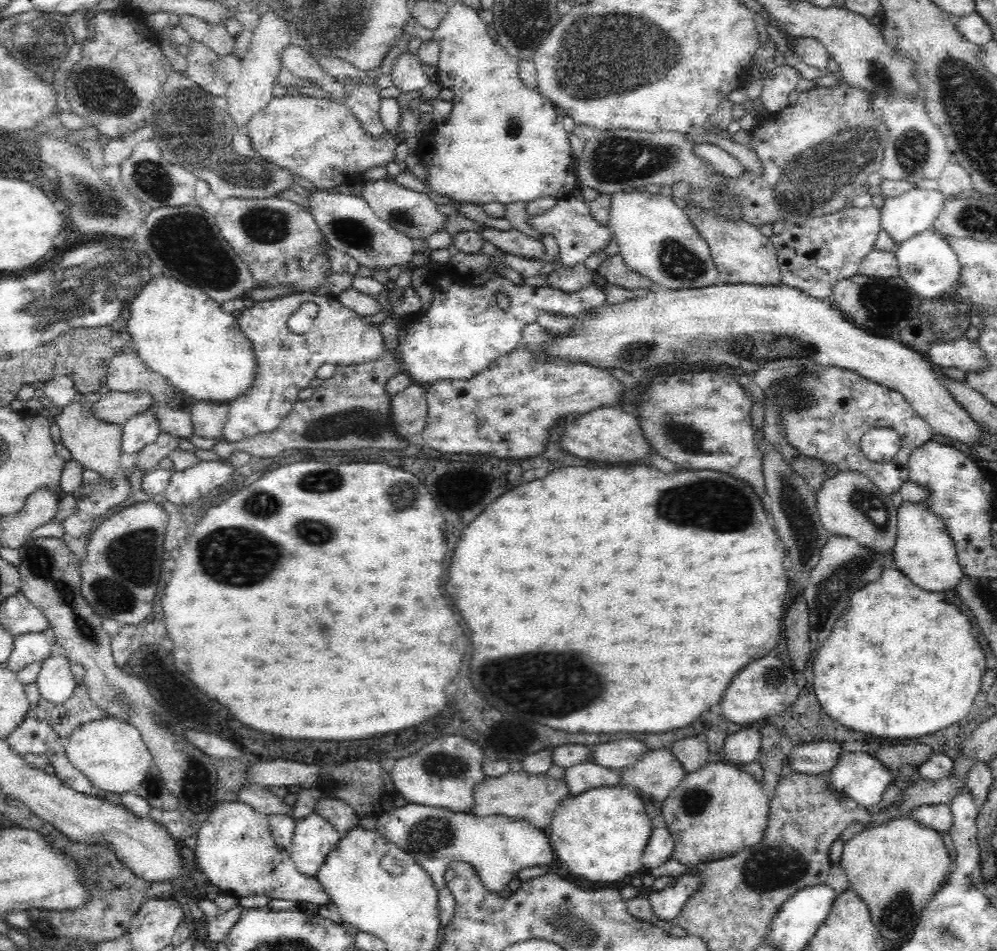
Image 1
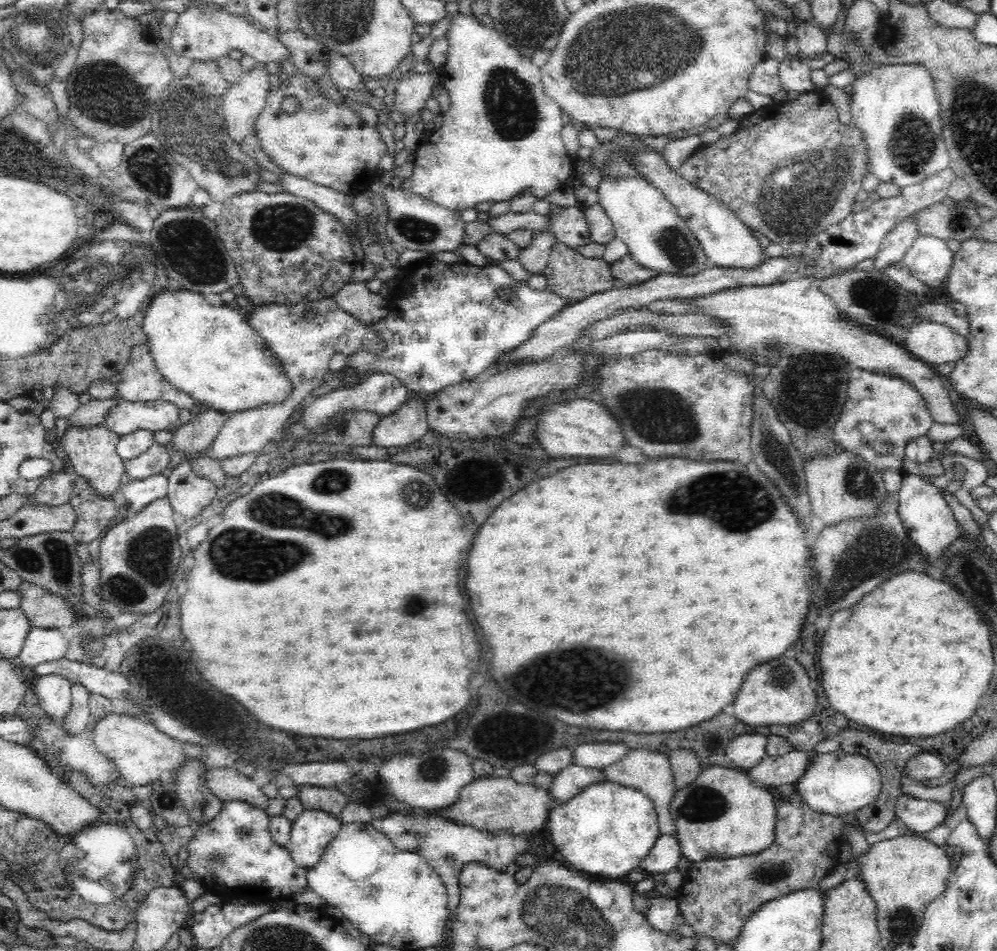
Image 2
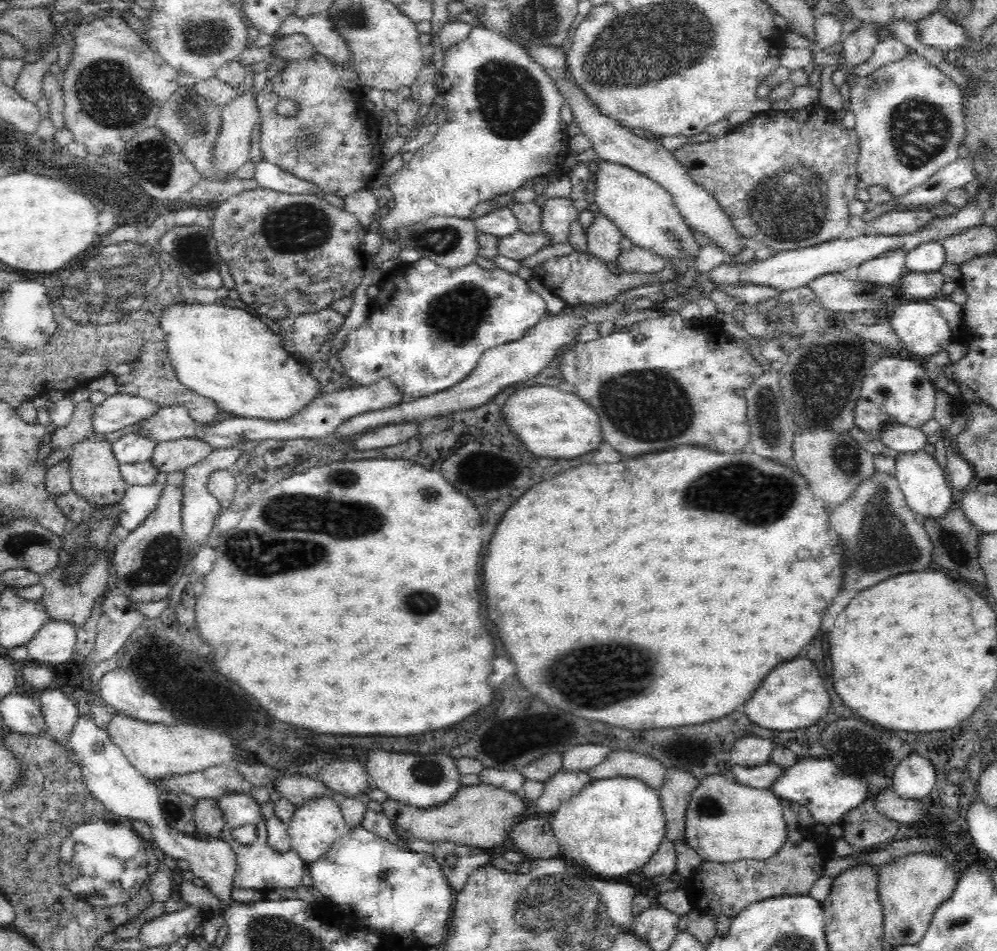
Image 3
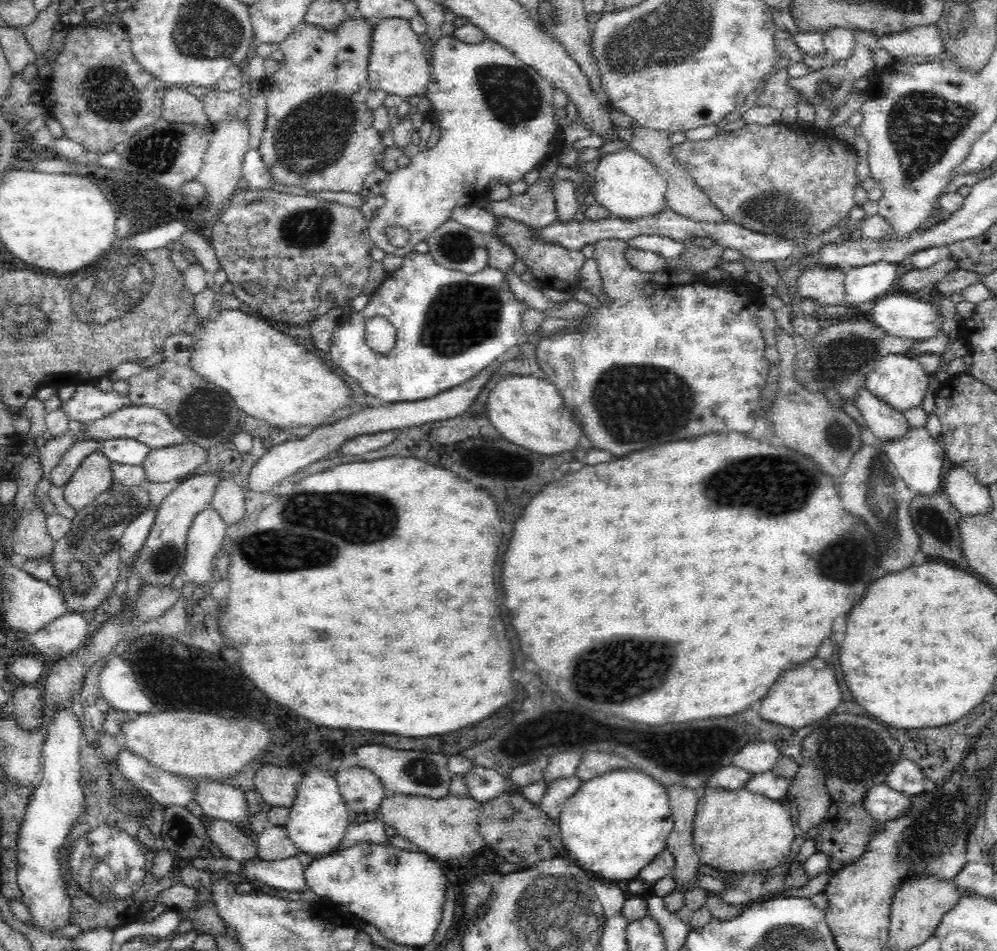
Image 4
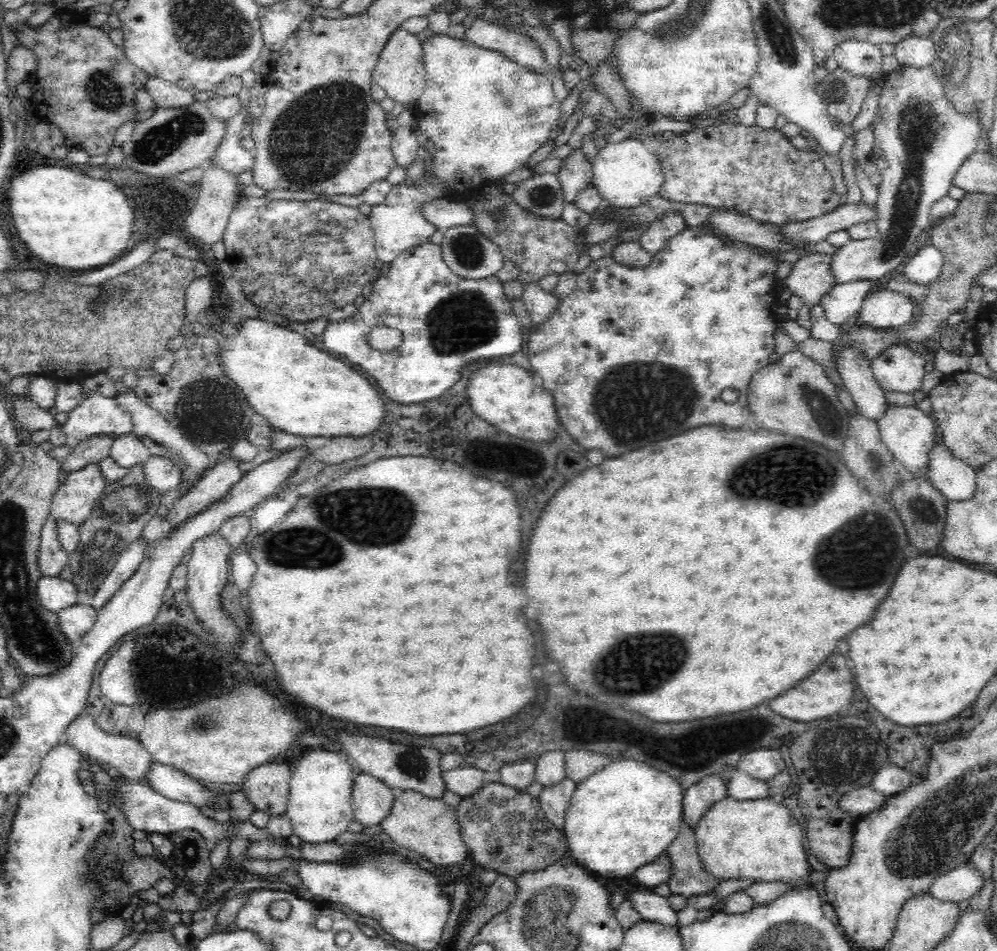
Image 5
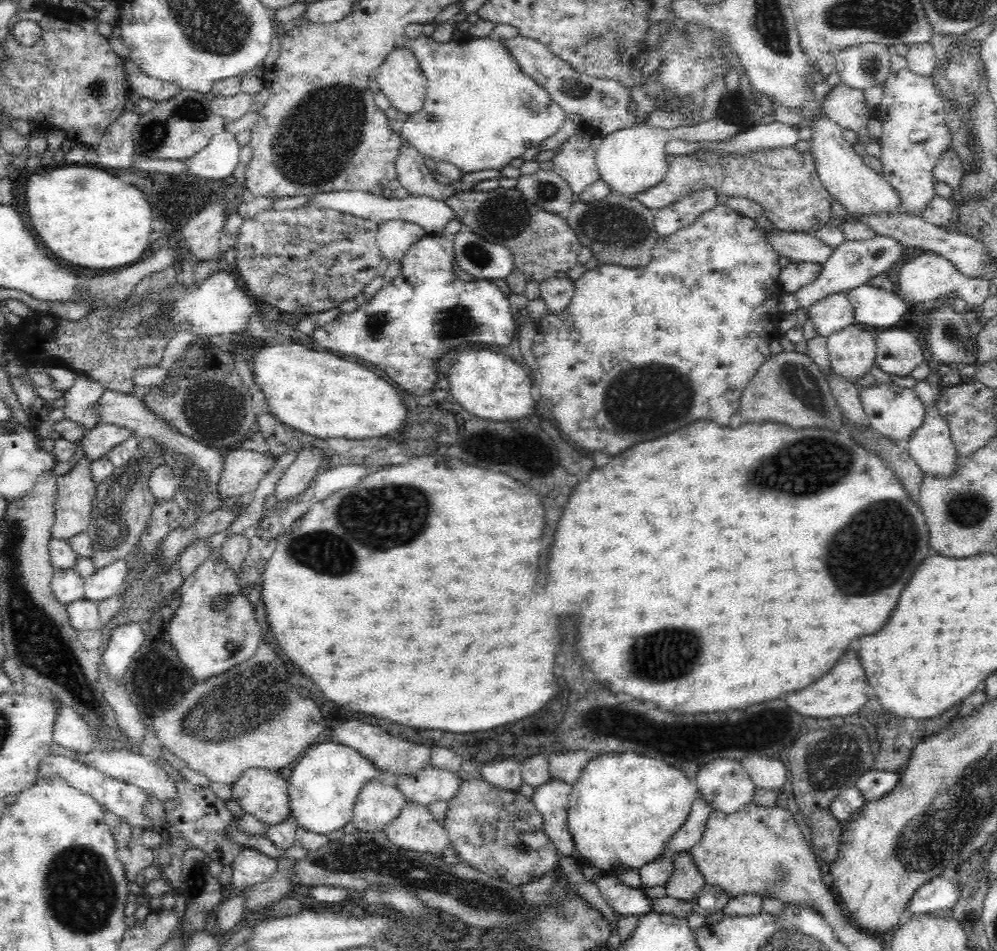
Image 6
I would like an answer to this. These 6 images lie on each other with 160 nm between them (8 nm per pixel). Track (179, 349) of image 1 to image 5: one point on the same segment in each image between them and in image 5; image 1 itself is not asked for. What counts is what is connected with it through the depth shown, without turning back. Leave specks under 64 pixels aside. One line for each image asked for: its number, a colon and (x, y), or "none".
2: (210, 352)
3: (226, 354)
4: (270, 376)
5: (300, 389)

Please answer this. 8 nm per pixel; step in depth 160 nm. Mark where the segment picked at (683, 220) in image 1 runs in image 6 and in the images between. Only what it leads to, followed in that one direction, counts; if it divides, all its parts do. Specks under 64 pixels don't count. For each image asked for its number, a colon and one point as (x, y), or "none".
2: (657, 237)
3: (642, 210)
4: (626, 183)
5: (627, 173)
6: (631, 160)

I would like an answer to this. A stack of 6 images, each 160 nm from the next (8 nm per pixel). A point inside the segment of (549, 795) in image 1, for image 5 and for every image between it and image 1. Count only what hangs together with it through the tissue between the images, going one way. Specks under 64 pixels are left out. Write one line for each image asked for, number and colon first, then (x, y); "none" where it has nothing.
2: (499, 805)
3: (480, 816)
4: (444, 829)
5: (421, 825)

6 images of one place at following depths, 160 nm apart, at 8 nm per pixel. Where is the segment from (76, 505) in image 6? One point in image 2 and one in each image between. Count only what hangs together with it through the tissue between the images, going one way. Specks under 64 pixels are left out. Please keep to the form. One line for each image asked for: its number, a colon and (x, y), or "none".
2: (91, 452)
3: (95, 477)
4: (93, 476)
5: (73, 502)

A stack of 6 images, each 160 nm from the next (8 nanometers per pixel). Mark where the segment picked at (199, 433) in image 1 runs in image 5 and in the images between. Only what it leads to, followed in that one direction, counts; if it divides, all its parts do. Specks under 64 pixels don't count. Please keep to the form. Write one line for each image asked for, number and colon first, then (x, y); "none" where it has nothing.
2: (204, 429)
3: (174, 456)
4: (173, 463)
5: (163, 475)

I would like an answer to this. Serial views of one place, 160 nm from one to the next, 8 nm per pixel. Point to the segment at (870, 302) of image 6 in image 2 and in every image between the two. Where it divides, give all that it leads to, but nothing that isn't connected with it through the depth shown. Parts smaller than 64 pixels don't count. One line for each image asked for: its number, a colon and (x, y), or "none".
2: (934, 343)
3: (924, 331)
4: (900, 315)
5: (884, 310)

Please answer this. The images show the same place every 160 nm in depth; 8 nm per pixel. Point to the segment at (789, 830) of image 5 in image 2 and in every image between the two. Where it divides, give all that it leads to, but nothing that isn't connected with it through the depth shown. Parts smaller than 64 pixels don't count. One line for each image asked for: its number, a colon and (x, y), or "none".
2: (722, 814)
3: (726, 822)
4: (738, 831)

